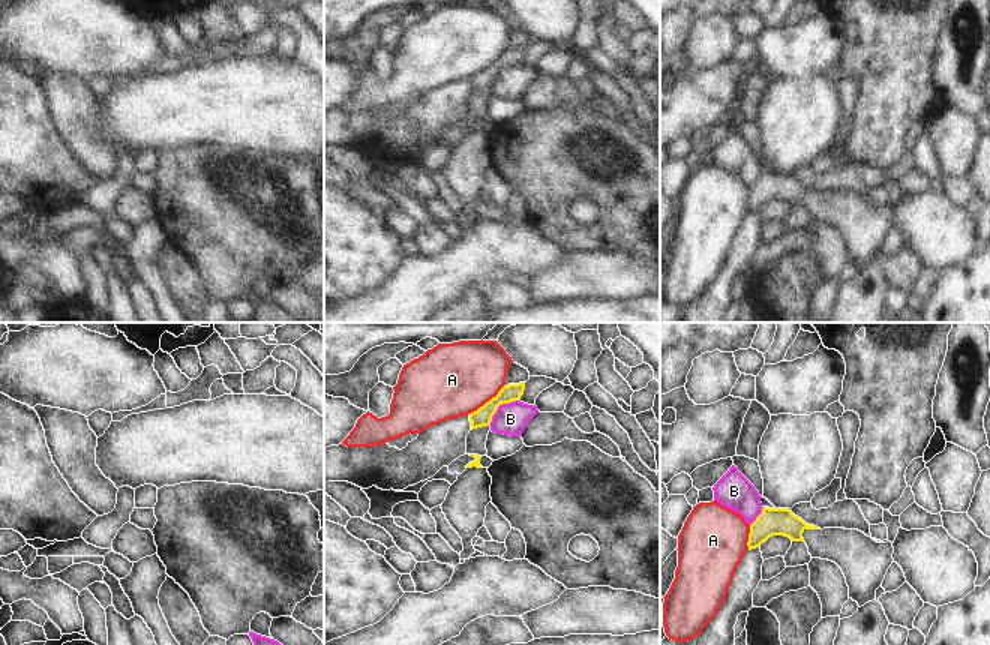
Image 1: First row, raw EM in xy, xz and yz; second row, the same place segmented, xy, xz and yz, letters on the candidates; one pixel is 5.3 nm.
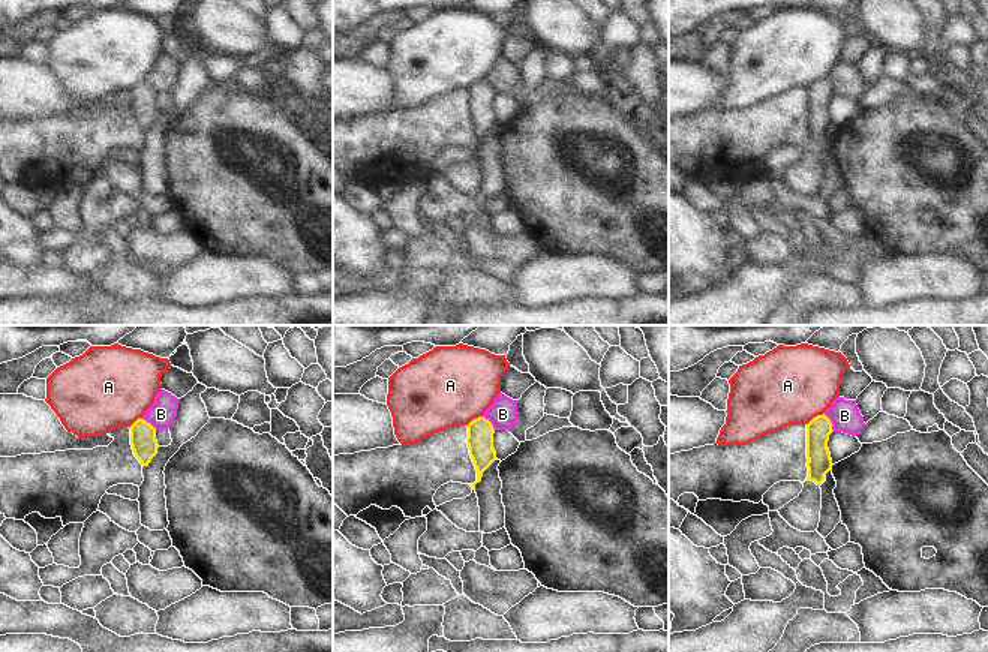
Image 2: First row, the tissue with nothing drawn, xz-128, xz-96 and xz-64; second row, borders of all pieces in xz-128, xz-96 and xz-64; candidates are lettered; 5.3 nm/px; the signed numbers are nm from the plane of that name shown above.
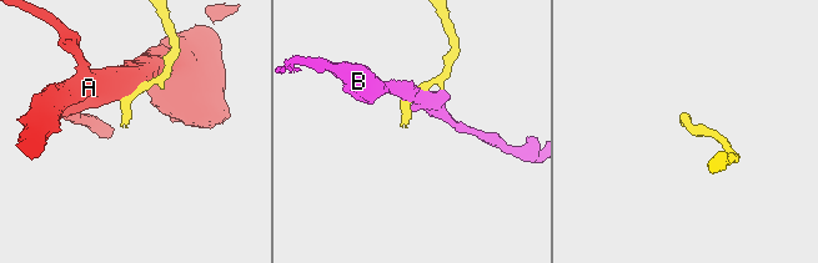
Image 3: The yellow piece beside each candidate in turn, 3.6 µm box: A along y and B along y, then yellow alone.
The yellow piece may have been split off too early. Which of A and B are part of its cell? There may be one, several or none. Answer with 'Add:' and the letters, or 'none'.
Add: none

